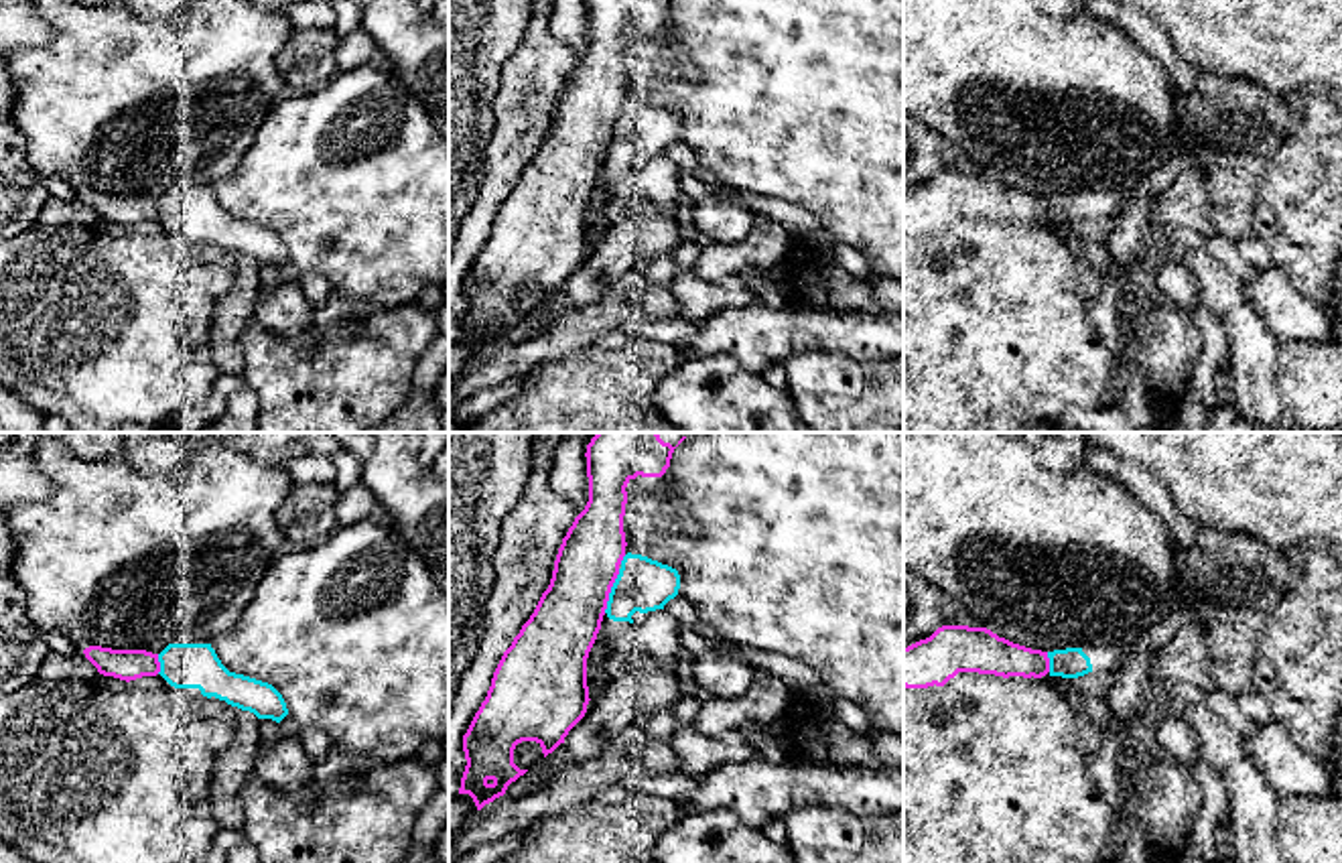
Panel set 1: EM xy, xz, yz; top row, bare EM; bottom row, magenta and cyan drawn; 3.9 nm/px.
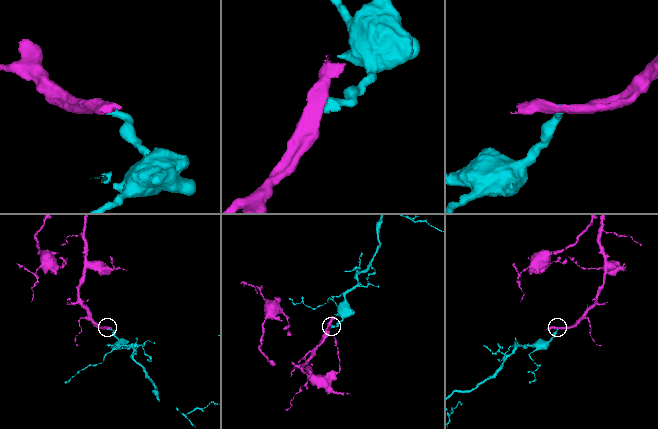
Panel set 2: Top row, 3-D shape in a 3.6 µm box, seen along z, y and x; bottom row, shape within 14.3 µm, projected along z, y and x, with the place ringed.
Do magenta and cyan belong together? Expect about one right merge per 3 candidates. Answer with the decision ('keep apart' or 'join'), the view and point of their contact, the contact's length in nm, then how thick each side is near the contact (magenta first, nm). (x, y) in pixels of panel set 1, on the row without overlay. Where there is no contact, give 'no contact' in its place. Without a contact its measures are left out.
keep apart; contact xz (610, 137); length 190 nm; calibres 280 and 220 nm

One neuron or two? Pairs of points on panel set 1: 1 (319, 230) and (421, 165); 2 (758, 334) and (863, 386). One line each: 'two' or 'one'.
1: one
2: two

